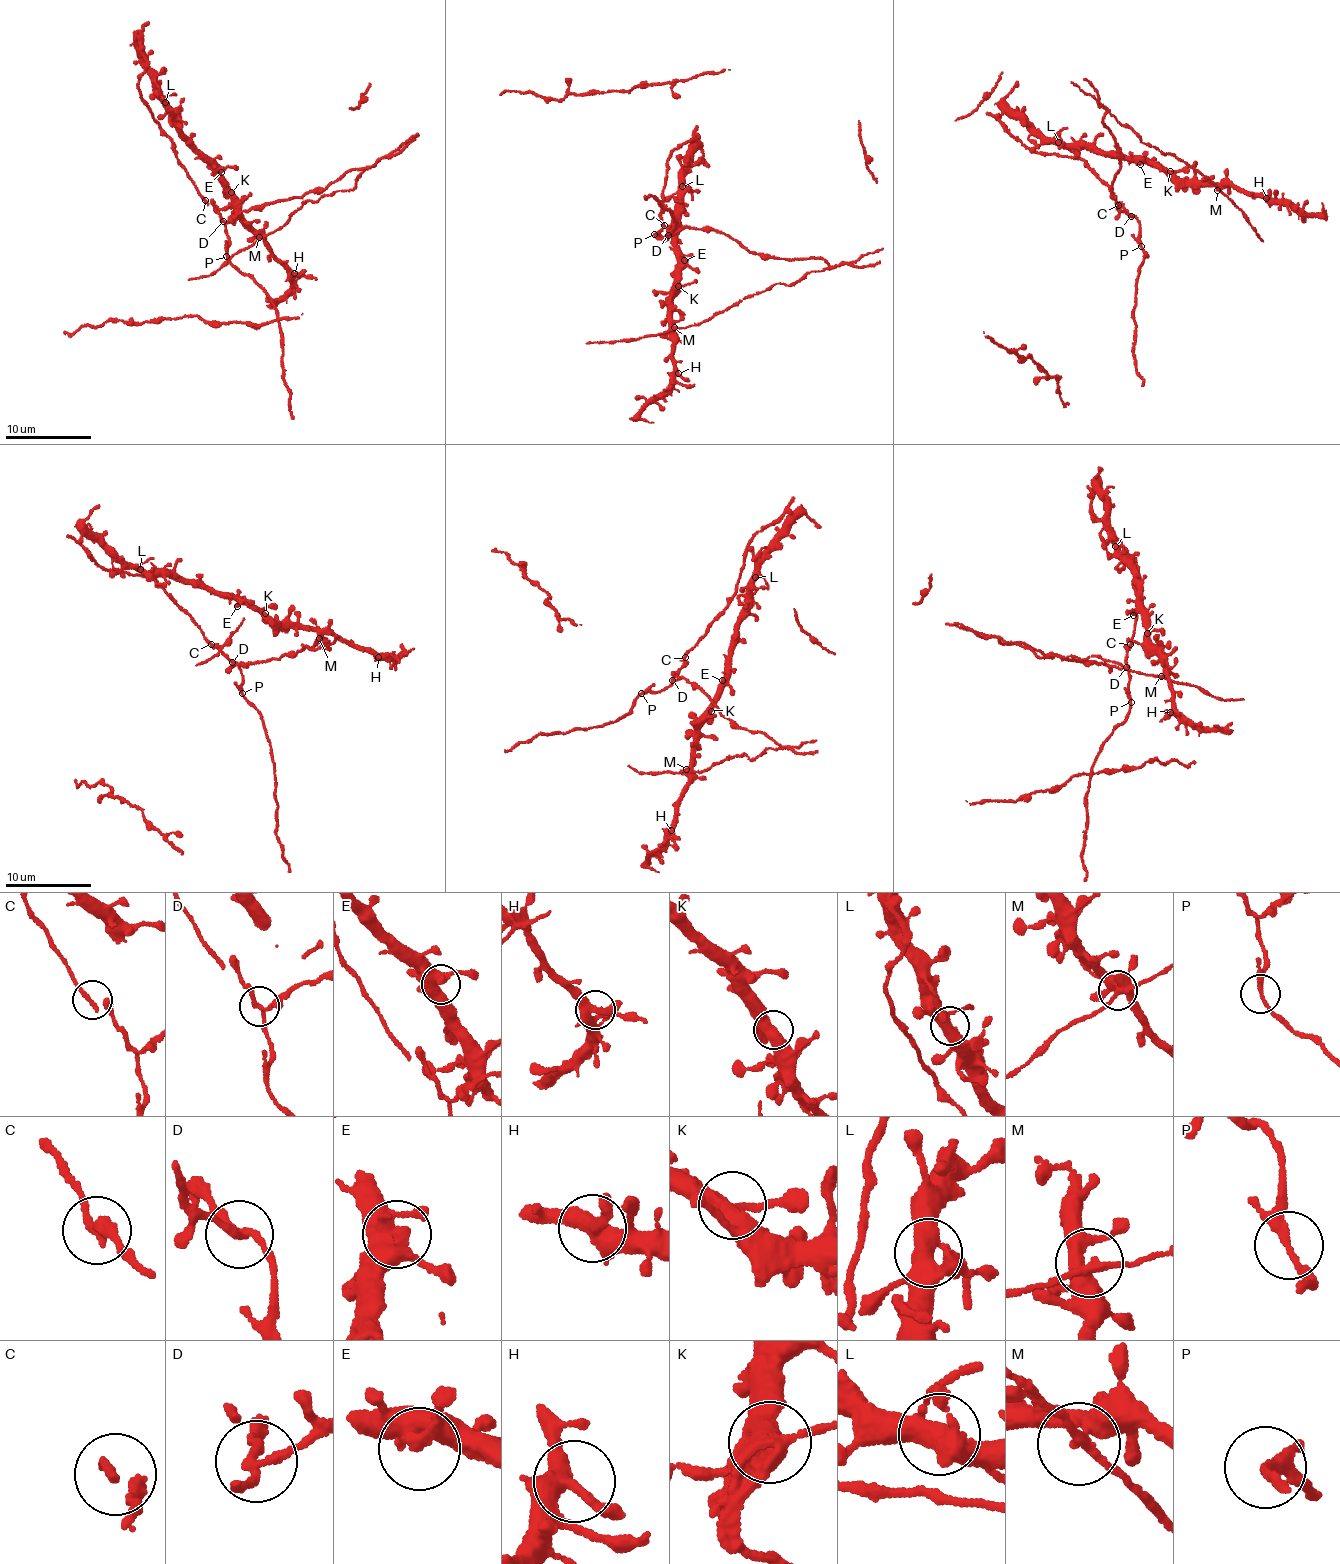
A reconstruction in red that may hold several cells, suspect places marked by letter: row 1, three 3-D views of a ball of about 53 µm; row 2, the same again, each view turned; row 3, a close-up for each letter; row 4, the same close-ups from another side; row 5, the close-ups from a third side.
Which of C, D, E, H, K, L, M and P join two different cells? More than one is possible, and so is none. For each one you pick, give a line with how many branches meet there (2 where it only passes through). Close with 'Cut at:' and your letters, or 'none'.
D: Branches: 3
M: Branches: 3
Cut at: D, M

